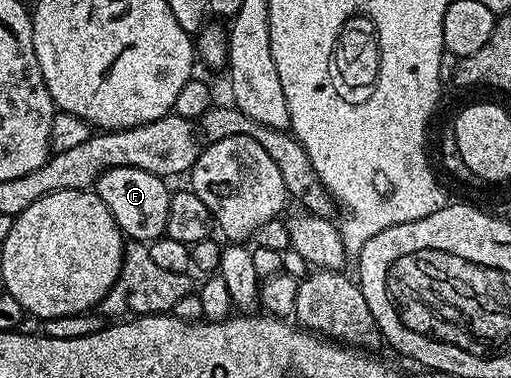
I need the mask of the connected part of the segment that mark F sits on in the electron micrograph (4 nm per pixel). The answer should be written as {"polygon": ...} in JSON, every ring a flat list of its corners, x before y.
{"polygon":[[118,166,114,170,106,170,97,178,94,185,96,195,106,202,106,210,114,218,128,240,151,242,160,239,166,230,166,210,170,210,170,188,165,181,154,174,146,174,146,170,138,170,130,166]]}

